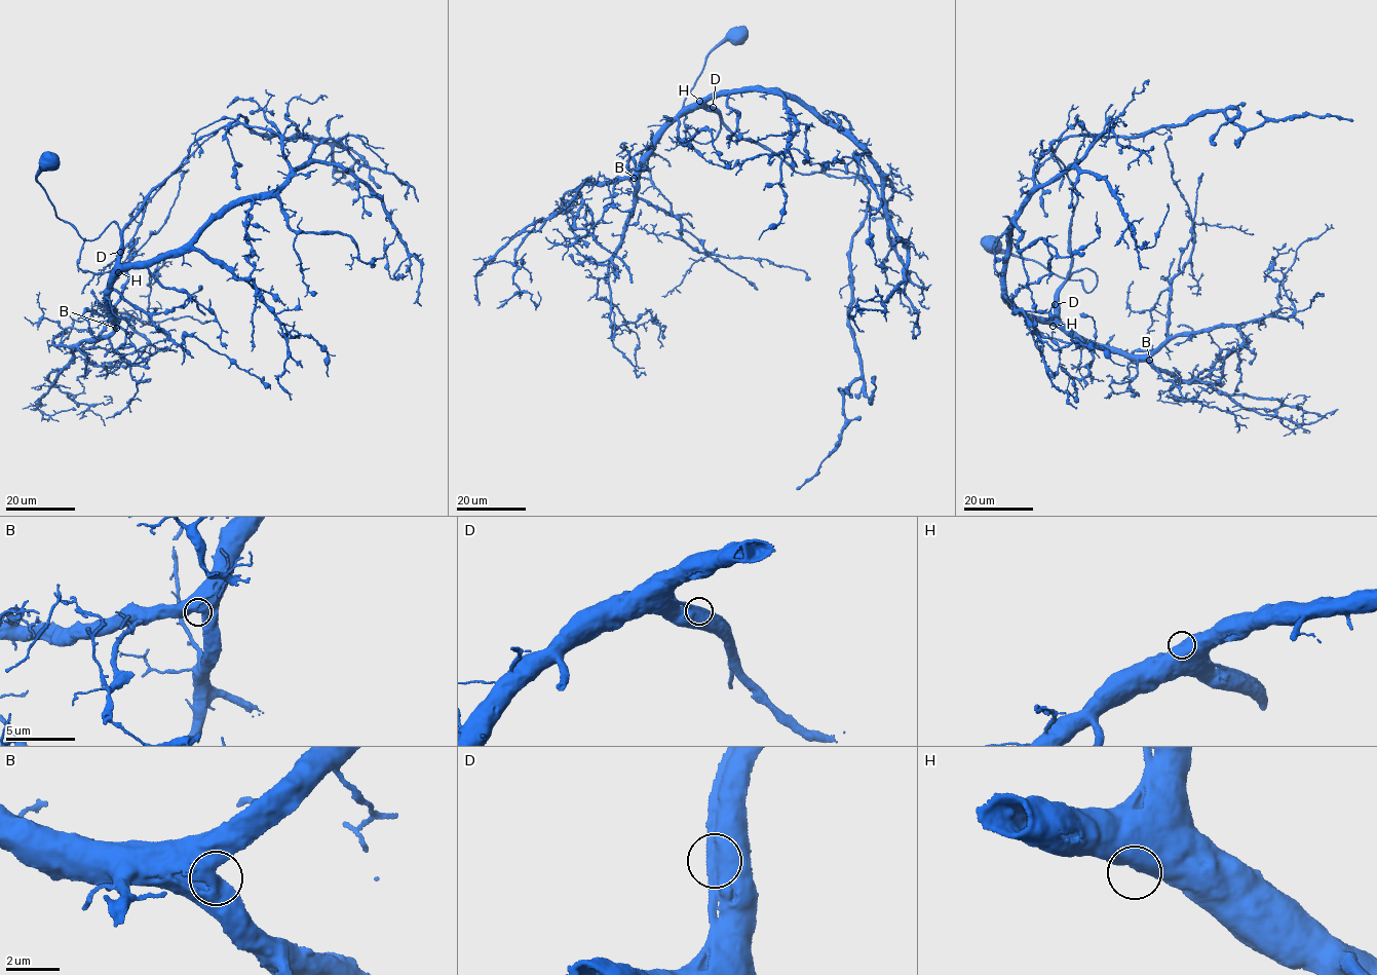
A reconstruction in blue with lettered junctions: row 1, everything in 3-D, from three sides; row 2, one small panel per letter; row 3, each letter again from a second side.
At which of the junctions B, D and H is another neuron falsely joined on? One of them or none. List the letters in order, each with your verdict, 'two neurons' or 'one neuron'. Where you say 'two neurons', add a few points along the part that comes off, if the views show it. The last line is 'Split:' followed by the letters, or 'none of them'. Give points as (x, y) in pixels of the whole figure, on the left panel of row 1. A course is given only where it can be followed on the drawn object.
B: one neuron
D: one neuron
H: one neuron
Split: none of them

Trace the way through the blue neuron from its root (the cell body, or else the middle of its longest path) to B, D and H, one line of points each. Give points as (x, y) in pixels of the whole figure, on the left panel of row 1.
B: (50, 160), (41, 157), (36, 180), (56, 217), (87, 240), (118, 226), (122, 257), (109, 297), (116, 328)
D: (50, 160), (41, 157), (36, 180), (56, 217), (90, 240), (116, 221), (120, 251)
H: (50, 160), (41, 157), (36, 180), (56, 217), (90, 240), (116, 222), (122, 244), (118, 272)

